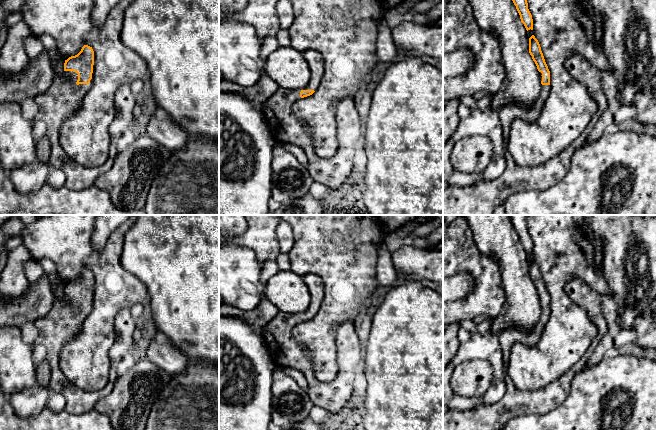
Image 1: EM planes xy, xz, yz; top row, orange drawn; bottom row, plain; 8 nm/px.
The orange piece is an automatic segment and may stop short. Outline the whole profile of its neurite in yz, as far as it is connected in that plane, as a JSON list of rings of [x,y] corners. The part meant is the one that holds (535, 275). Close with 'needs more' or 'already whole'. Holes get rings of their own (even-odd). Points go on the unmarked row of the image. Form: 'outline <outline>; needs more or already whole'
outline [[[534,259],[529,262],[529,277],[540,297],[540,318],[529,333],[516,327],[506,327],[497,333],[502,345],[504,361],[509,361],[511,350],[516,344],[522,344],[528,348],[536,345],[540,341],[545,324],[550,315],[550,295],[545,286],[540,268]]]; needs more

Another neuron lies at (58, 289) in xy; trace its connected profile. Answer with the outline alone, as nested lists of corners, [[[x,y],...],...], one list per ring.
[[[63,282],[53,285],[53,293],[55,298],[62,298],[64,296],[64,287],[65,284]]]

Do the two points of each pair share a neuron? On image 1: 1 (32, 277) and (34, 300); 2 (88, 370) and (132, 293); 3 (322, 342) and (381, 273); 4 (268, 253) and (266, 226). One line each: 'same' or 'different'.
1: different
2: same
3: different
4: same

